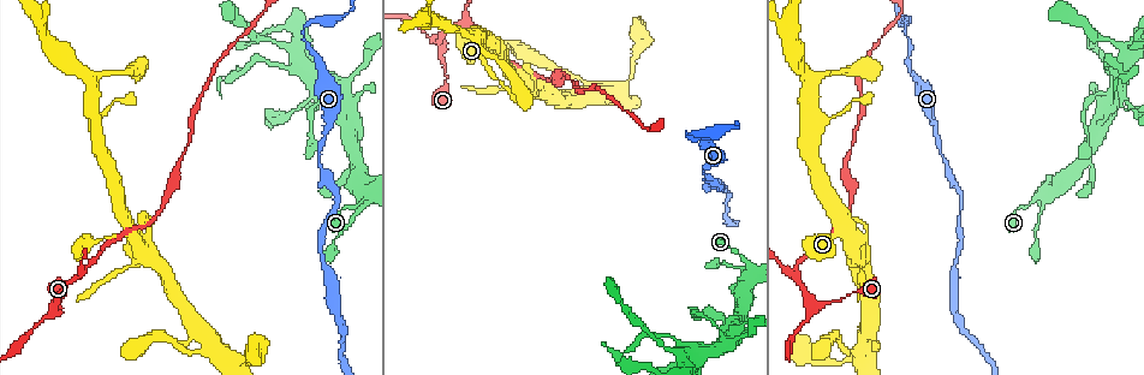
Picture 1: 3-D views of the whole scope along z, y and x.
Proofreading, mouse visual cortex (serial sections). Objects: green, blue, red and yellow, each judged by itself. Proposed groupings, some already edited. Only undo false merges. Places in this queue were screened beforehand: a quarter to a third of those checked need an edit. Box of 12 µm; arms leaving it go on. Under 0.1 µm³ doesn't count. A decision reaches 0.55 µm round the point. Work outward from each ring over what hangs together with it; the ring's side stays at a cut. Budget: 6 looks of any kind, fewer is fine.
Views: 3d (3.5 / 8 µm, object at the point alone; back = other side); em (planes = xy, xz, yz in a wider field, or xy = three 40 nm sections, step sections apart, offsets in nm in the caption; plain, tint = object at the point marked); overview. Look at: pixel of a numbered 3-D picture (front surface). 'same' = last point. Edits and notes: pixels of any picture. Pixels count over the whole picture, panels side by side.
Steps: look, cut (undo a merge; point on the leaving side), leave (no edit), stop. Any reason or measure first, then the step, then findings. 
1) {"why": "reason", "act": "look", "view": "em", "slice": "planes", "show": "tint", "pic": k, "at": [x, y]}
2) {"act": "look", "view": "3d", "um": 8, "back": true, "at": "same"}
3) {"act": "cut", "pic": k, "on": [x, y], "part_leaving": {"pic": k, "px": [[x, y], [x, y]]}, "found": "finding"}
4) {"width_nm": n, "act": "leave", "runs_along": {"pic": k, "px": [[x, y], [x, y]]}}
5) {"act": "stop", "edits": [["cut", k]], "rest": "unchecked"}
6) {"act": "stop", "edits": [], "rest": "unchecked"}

{"why": "a fork", "act": "look", "view": "3d", "um": 3.5, "pic": 1, "at": [461, 25]}

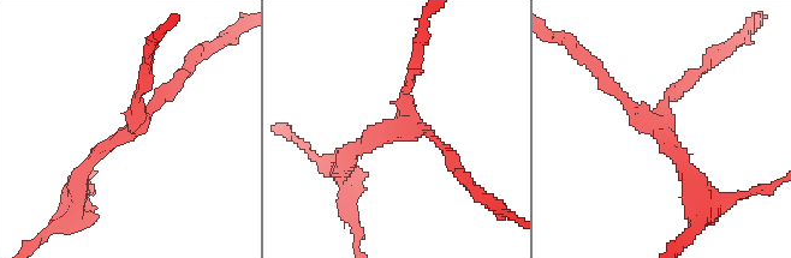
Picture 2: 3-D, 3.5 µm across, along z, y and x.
{"arms": 3, "arm_widths_nm": [150, 150, 250], "act": "look", "view": "em", "slice": "xy", "step": 1, "show": "tint", "pic": 2, "at": [664, 132]}

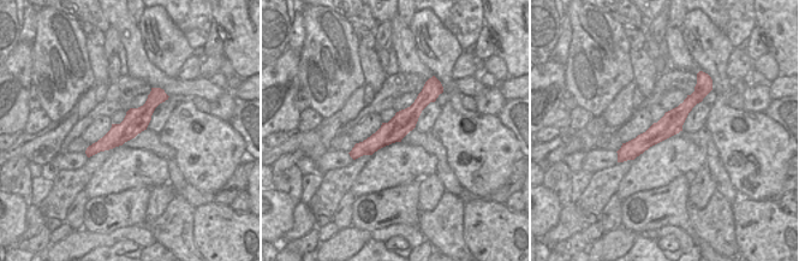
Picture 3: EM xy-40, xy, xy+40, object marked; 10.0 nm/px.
{"act": "leave", "runs_along": {"pic": 3, "px": [[701, 94], [662, 130], [621, 158]]}, "found": "one cell here"}

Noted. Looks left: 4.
{"why": "sharp bend", "act": "look", "view": "3d", "um": 3.5, "pic": 1, "at": [302, 32]}

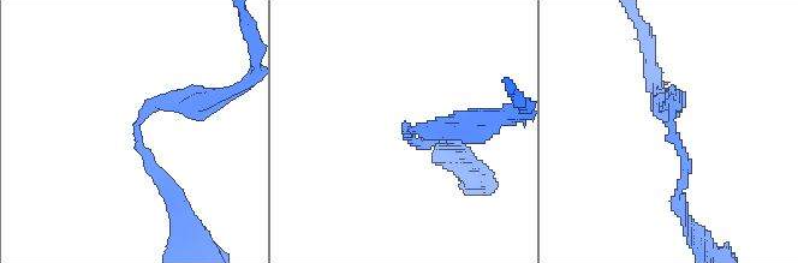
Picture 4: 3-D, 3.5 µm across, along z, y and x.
{"arm_widths_nm": [150, 250], "why": "shape alone is not enough", "act": "look", "view": "em", "slice": "xy", "step": 5, "show": "tint", "pic": 4, "at": [406, 130]}

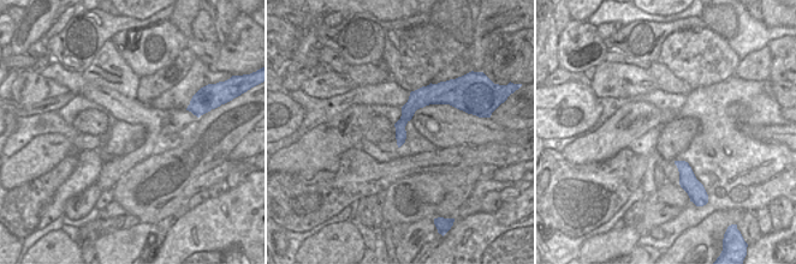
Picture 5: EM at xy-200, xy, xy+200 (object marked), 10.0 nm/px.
{"why": "cut it another way", "act": "look", "view": "em", "slice": "xy", "step": 3, "show": "tint", "at": "same"}

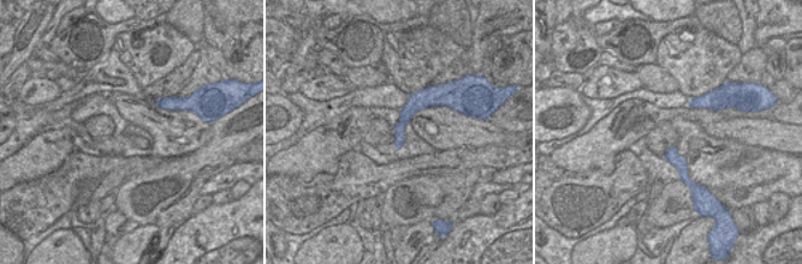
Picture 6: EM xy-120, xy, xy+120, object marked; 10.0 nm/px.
{"act": "leave", "runs_along": {"pic": 4, "px": [[678, 196], [688, 166], [670, 103]]}, "found": "one cell here"}

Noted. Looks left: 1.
{"why": "abrupt turn", "act": "look", "view": "3d", "um": 3.5, "pic": 1, "at": [316, 109]}

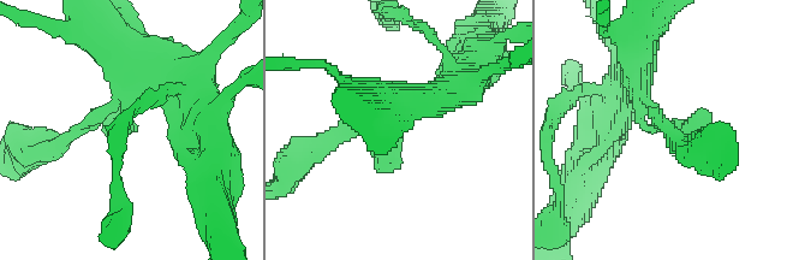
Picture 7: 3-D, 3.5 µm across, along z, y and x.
{"act": "leave", "runs_along": {"pic": 7, "px": [[639, 64], [649, 126], [710, 123]]}, "found": "all the same cell"}

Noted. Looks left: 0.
{"act": "stop", "edits": [], "rest": "unchecked"}

